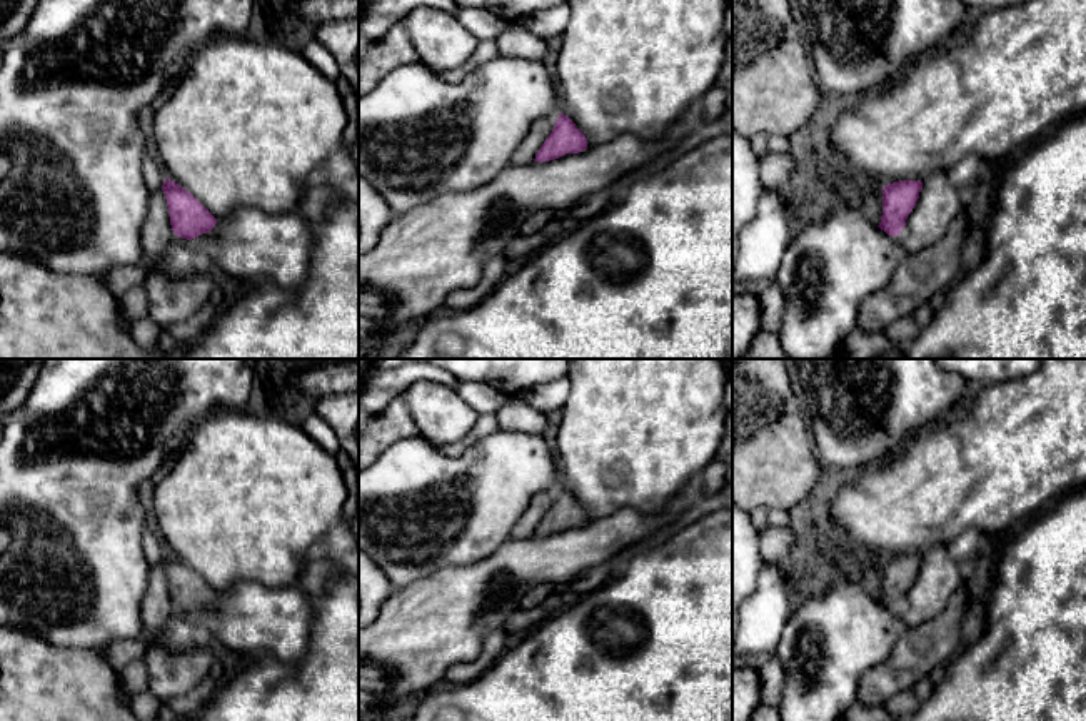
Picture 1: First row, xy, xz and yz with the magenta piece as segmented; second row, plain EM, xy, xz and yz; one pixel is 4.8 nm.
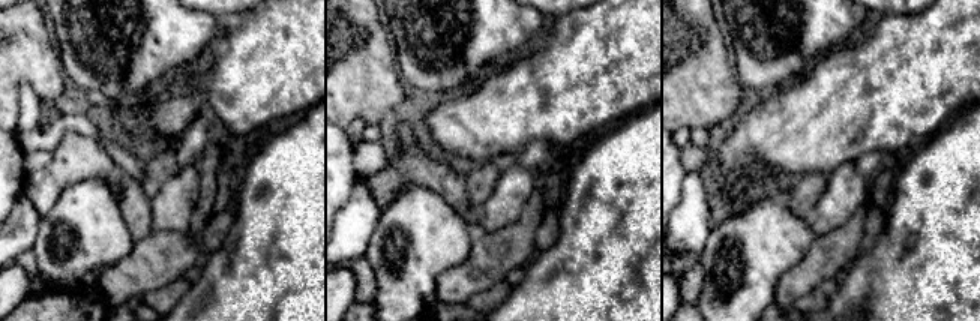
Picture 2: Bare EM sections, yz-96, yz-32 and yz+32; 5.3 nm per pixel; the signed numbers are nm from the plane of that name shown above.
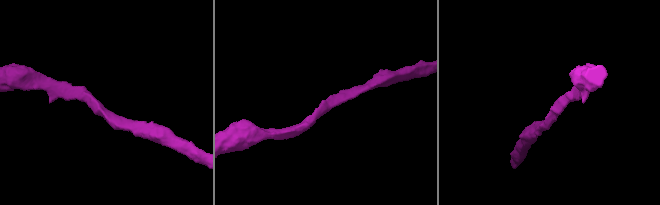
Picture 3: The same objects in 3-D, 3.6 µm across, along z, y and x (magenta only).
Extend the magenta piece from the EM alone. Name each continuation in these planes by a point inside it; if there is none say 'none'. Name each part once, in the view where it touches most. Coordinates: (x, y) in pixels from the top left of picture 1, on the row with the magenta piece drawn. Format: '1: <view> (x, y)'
none

